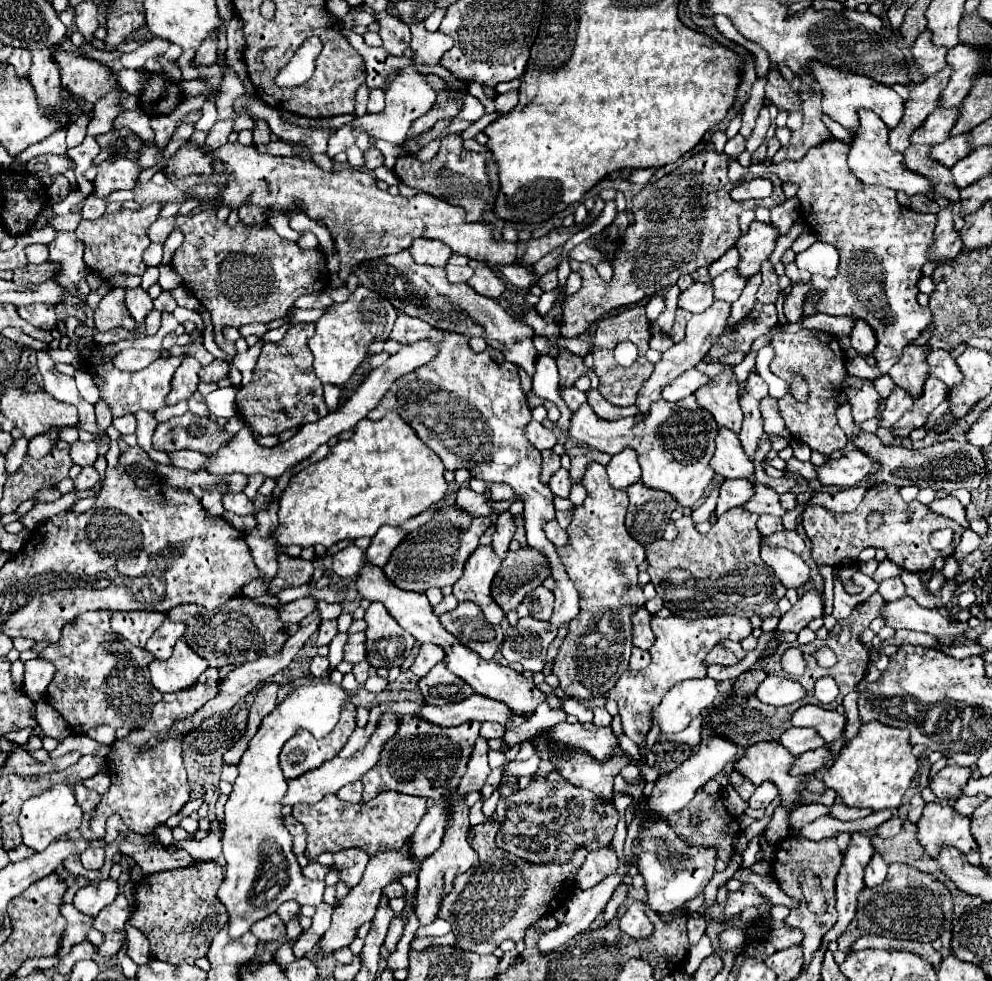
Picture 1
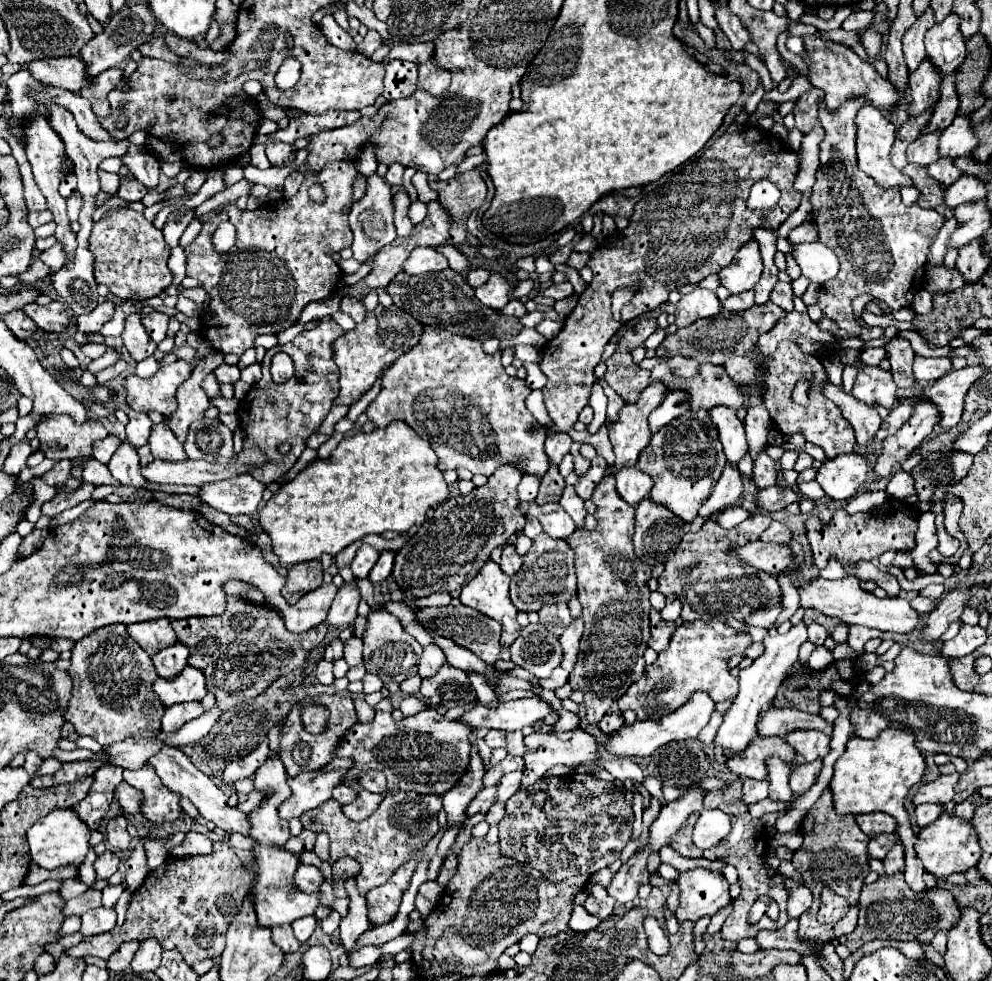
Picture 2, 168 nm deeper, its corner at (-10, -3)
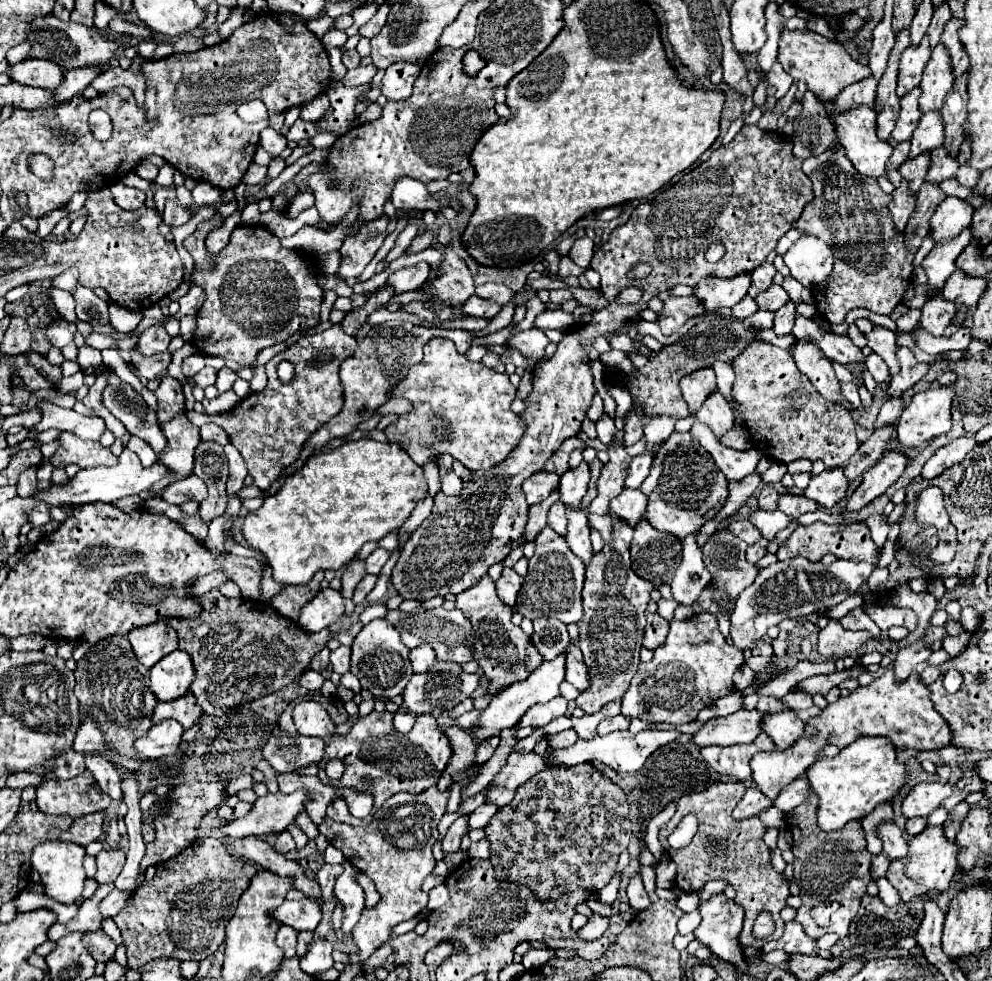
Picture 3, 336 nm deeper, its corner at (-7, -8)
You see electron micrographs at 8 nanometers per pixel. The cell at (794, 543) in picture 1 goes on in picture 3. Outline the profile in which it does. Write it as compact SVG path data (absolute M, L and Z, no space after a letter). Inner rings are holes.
M719 530L703 546L703 562L711 572L711 582L717 586L715 598L721 606L737 598L759 574L759 568L745 558L747 544L737 540L727 530Z

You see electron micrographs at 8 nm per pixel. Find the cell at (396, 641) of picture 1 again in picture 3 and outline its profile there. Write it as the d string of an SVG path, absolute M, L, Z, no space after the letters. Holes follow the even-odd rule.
M375 618L367 626L363 626L363 630L353 640L351 650L351 672L359 678L361 688L369 690L375 698L383 696L387 700L393 700L405 690L405 684L413 676L409 648L401 642L397 628L393 628L387 620Z

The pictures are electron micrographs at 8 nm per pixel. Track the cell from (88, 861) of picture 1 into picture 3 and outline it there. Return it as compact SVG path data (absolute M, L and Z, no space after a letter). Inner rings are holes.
M101 850L97 854L97 874L95 874L95 880L99 884L115 882L117 876L121 874L123 862L125 862L125 854L121 850Z

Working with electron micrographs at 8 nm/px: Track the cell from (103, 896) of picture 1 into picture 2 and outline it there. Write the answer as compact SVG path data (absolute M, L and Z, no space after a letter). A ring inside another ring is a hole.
M98 907L98 909L88 911L88 913L82 915L80 933L84 937L94 937L94 935L100 935L100 933L112 931L114 925L116 925L116 913L114 913L114 909Z

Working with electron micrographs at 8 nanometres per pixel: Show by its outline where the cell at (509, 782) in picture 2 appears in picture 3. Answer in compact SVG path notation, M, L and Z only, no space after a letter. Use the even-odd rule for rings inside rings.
M485 802L481 804L471 816L469 816L469 828L485 828L489 824L489 820L495 816L497 812L497 804L491 804L491 802Z

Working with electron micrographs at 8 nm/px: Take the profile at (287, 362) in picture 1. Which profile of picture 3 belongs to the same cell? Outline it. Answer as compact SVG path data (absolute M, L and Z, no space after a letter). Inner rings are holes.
M335 324L319 334L303 336L297 344L289 346L285 352L279 352L265 364L269 384L263 392L249 394L233 410L223 414L197 414L191 410L187 412L187 416L195 426L215 422L225 428L229 442L241 452L253 484L261 490L269 490L269 486L283 474L283 470L299 458L309 436L341 410L343 388L339 382L339 366L343 358L351 356L355 346L357 340L353 336L347 336L341 324ZM327 352L331 352L331 358L327 362L321 362L321 366L315 366L317 356ZM281 360L289 360L295 366L295 378L291 384L281 384L277 380L275 368Z

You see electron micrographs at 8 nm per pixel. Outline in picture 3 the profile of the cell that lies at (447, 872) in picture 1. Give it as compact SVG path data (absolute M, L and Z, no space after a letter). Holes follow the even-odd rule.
M449 726L445 728L445 734L453 744L453 760L449 760L449 768L445 768L445 776L441 776L437 784L439 792L445 792L451 786L453 774L467 772L475 764L475 754L477 754L477 744L473 742L471 734L465 732L463 728Z

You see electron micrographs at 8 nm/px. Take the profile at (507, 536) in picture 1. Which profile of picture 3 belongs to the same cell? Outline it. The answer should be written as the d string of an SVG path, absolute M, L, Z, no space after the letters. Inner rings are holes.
M503 568L501 572L501 578L495 582L497 584L497 592L501 594L501 600L509 606L515 604L515 598L517 598L517 592L521 588L521 576L513 570L513 568Z

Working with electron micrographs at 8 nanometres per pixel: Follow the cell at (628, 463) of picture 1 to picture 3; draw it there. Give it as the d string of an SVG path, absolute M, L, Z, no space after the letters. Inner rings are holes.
M623 488L623 492L609 504L609 514L635 526L643 518L645 506L647 506L647 496L641 490Z

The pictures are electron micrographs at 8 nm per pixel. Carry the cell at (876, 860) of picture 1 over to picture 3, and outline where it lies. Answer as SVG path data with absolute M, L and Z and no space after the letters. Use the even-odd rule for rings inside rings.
M883 824L877 828L877 834L883 842L883 852L891 858L891 860L901 860L907 856L909 846L907 840L903 836L903 832L895 826L895 824Z

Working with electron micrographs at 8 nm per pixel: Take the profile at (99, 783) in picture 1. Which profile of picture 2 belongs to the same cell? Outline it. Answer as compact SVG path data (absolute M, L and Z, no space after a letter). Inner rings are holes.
M120 783L120 785L116 787L114 795L118 797L118 801L120 801L120 805L122 805L122 809L124 809L126 813L130 813L130 815L138 815L138 813L140 813L142 795L140 795L134 787L130 787L130 785L126 785L126 783Z

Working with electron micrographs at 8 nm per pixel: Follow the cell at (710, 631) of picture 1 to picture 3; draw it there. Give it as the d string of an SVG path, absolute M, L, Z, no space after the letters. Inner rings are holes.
M709 612L695 614L693 618L685 622L671 622L669 636L661 648L655 650L655 656L649 664L639 664L637 676L633 676L633 684L629 686L629 692L625 692L621 702L621 714L629 718L641 718L647 722L665 722L671 726L679 726L685 722L695 720L697 712L705 706L711 706L717 698L727 696L735 692L735 686L731 682L733 672L743 664L743 654L739 648L729 646L723 638L723 634L717 628L717 618Z

